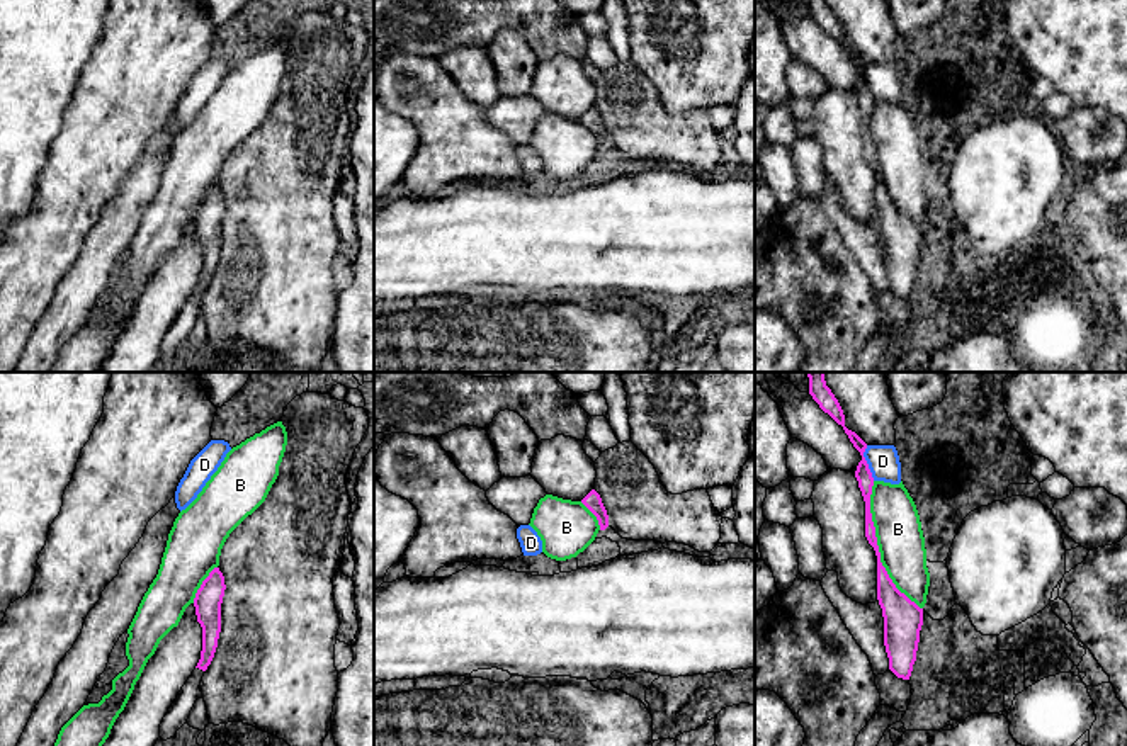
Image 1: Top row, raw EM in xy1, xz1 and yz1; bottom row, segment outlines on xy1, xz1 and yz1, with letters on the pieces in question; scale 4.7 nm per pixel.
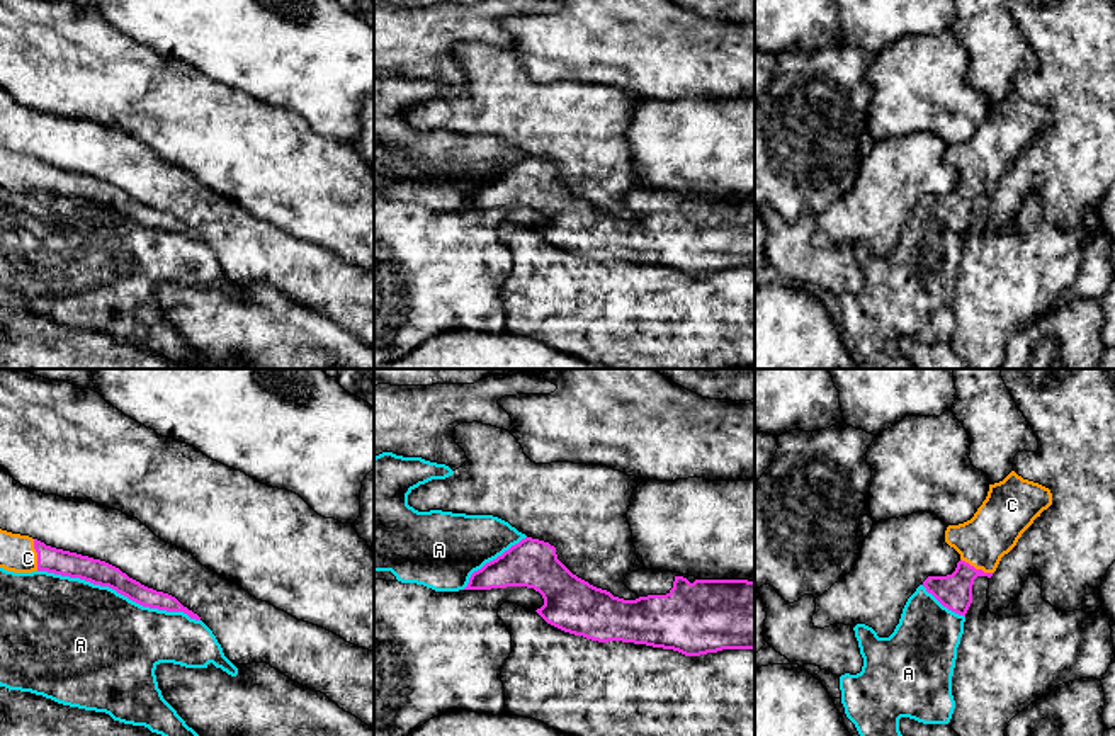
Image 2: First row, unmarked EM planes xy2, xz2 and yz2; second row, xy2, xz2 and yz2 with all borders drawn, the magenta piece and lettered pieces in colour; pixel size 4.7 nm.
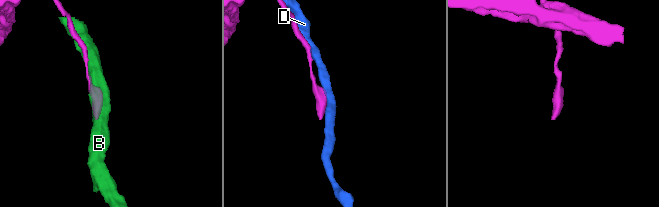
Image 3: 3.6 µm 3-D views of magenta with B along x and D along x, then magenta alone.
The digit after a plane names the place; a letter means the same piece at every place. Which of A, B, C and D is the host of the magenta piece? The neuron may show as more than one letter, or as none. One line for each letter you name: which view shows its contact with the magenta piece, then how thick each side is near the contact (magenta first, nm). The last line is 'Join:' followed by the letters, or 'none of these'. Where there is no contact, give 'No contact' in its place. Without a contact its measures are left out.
C: Touches magenta in xy2. Thickness 120 nm (magenta) against 170 nm
Join: C

